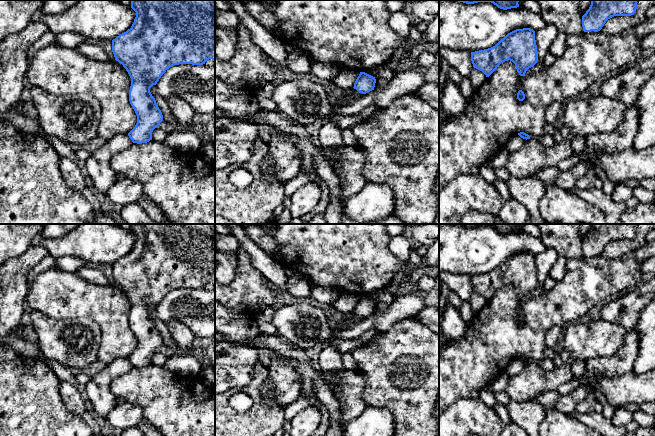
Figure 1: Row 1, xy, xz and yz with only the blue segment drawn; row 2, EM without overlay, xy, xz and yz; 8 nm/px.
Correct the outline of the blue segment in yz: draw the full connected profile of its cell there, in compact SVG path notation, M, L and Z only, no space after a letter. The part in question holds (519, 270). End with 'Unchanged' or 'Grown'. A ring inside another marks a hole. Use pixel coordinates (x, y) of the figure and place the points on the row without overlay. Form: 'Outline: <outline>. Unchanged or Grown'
Outline: M516 253L508 257L495 270L488 273L471 276L473 291L482 295L486 301L489 301L501 287L508 284L515 288L517 296L520 300L524 300L526 295L537 287L538 276L535 264L535 255L533 253Z. Unchanged

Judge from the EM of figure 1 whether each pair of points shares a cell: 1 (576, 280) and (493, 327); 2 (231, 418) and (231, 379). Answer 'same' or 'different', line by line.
1: same
2: different

